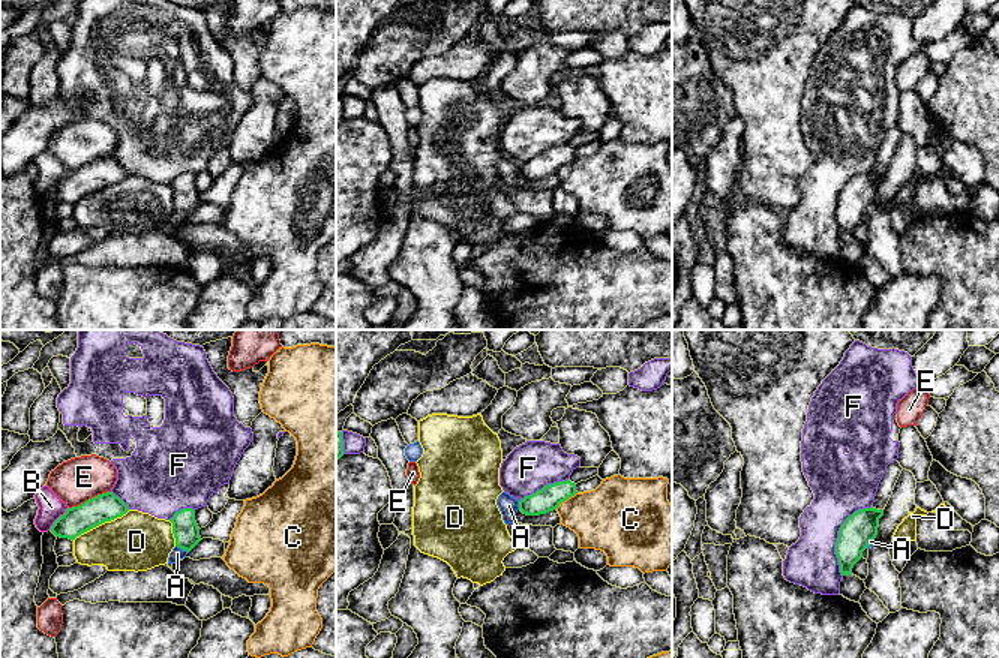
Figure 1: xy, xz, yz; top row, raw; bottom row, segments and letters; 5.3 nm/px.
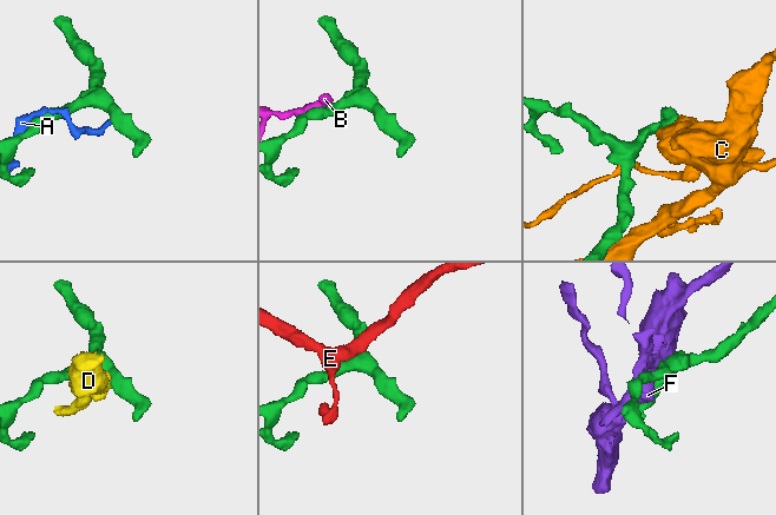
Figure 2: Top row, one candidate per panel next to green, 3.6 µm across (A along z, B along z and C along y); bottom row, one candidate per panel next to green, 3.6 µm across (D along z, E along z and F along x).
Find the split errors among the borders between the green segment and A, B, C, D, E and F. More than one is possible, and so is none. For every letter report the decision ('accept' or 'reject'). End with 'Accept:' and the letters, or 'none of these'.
A: reject
B: reject
C: reject
D: reject
E: reject
F: reject
Accept: none of these

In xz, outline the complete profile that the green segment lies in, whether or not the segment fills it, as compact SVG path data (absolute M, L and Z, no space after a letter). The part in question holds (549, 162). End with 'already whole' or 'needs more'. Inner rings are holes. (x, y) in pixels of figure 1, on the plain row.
M570 144L544 150L542 154L519 165L519 174L526 180L540 180L554 175L561 166L574 160L576 148Z; already whole

